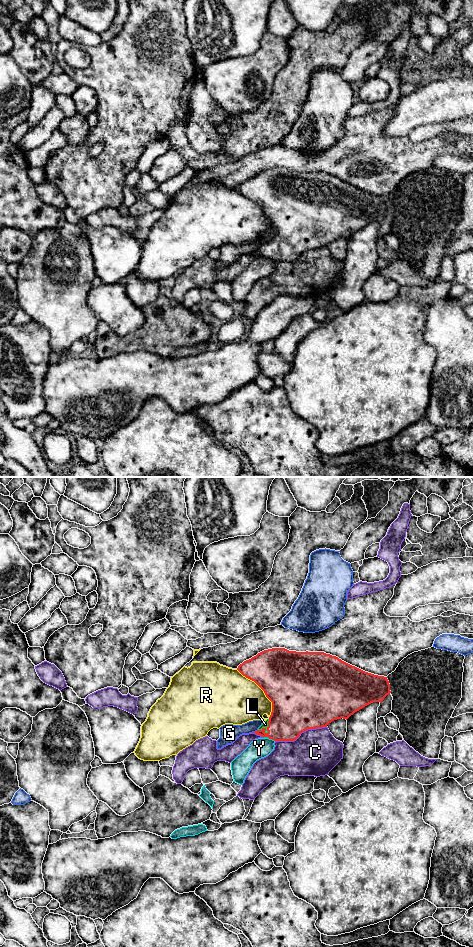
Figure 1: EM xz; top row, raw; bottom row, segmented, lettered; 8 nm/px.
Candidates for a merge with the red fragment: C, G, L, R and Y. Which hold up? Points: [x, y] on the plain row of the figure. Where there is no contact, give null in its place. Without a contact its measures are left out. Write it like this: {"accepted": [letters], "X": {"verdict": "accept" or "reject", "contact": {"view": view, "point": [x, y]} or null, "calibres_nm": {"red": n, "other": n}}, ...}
{"accepted": ["L"], "C": {"verdict": "reject", "contact": {"view": "xz", "point": [300, 253]}, "calibres_nm": {"red": 460, "other": 380}}, "G": {"verdict": "reject", "contact": {"view": "xz", "point": [255, 251]}, "calibres_nm": {"red": 280, "other": 150}}, "L": {"verdict": "accept", "contact": {"view": "xz", "point": [267, 247]}, "calibres_nm": {"red": 360, "other": 50}}, "R": {"verdict": "reject", "contact": {"view": "xz", "point": [263, 210]}, "calibres_nm": {"red": 480, "other": 400}}, "Y": {"verdict": "reject", "contact": {"view": "xz", "point": [271, 258]}, "calibres_nm": {"red": 320, "other": 160}}}

